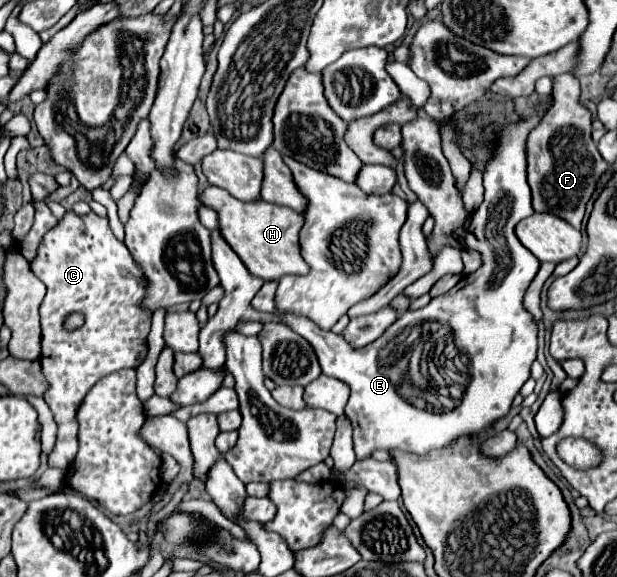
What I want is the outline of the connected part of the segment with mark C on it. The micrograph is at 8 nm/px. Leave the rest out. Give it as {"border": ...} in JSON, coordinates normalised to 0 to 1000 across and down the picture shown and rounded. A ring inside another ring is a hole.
{"border":[[[109,366],[109,373],[96,383],[96,390],[70,411],[60,432],[60,445],[50,456],[50,470],[76,497],[76,511],[66,525],[66,570],[70,570],[66,633],[79,671],[70,681],[70,692],[83,705],[92,733],[92,764],[79,789],[79,809],[109,813],[128,782],[125,712],[138,685],[170,650],[180,650],[193,640],[222,640],[238,619],[241,608],[238,581],[245,574],[245,539],[232,536],[232,518],[238,515],[238,484],[232,480],[232,466],[219,452],[206,425],[183,407],[173,376],[160,376],[151,366],[138,376]],[[112,542],[135,542],[138,563],[122,574],[105,574],[102,553]]]}

